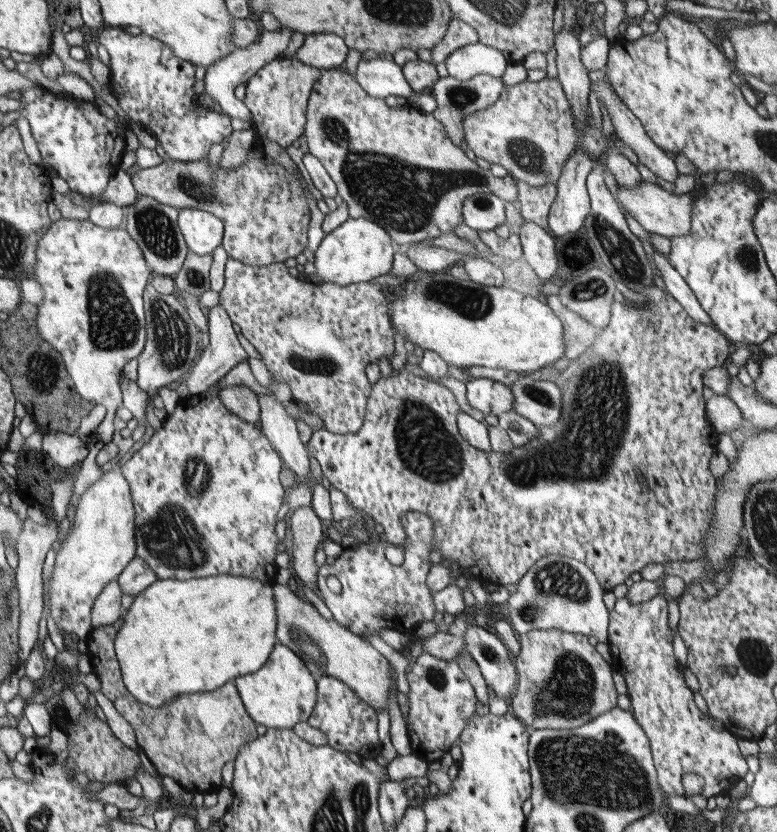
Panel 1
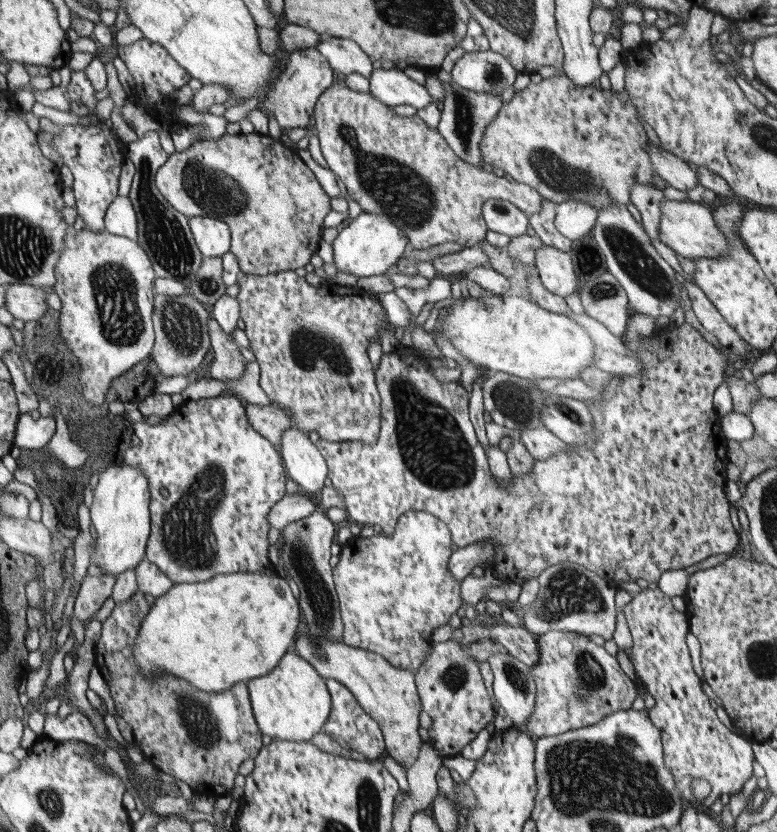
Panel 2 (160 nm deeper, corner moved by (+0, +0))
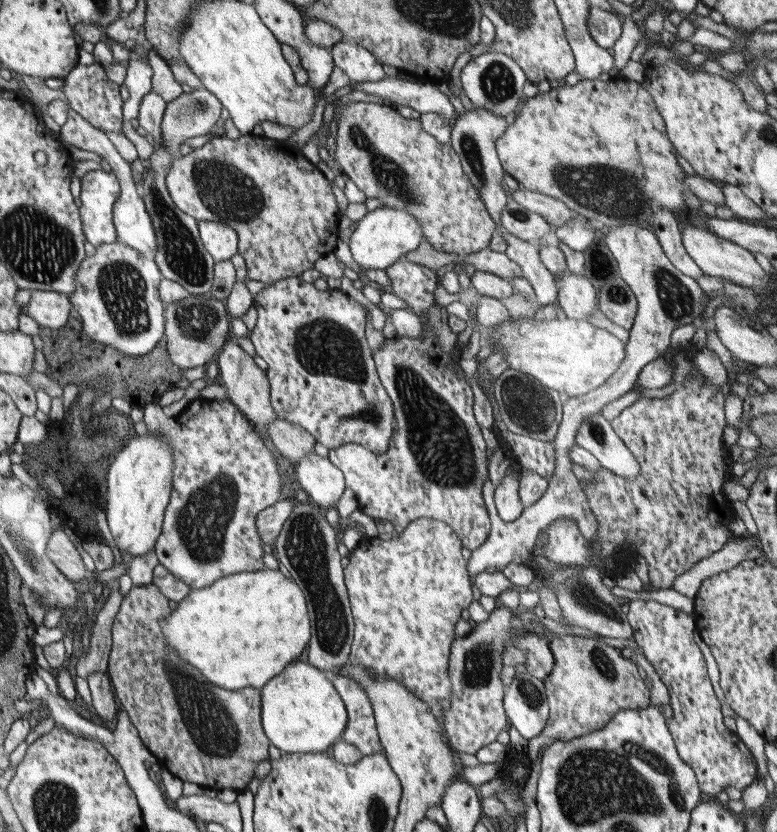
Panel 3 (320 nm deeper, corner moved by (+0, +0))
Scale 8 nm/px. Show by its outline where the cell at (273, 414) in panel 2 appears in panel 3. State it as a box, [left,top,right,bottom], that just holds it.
[268,417,317,464]

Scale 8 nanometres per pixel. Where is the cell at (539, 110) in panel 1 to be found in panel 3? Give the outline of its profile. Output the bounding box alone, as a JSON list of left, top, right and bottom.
[496,77,691,229]

